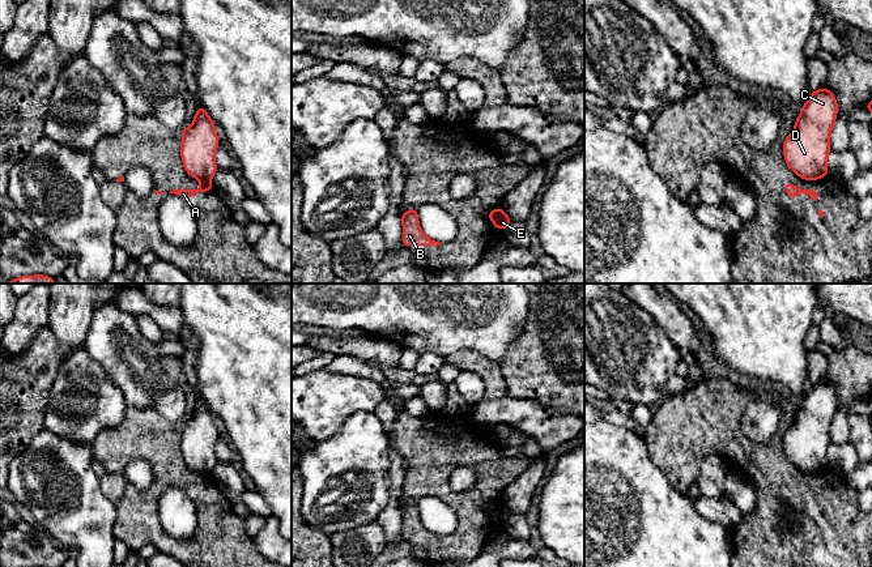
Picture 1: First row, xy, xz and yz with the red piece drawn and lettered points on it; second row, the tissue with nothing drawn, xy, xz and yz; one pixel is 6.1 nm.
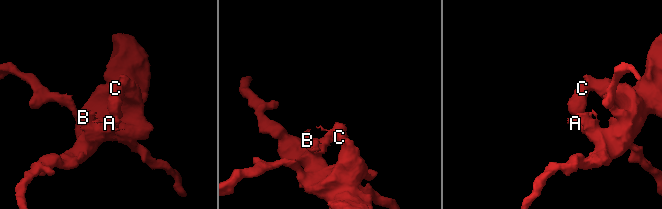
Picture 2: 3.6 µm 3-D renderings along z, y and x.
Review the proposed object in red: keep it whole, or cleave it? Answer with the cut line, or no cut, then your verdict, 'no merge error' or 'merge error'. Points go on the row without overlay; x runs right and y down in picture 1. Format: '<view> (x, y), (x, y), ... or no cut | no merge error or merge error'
xy (200, 472), (209, 474) | merge error

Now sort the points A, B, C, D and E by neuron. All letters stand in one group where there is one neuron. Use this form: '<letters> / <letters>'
A B / C D E

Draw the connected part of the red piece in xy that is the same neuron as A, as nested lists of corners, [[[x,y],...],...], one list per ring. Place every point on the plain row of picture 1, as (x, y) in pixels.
[[[200,473],[200,476],[203,478],[200,481],[197,481],[197,482],[173,482],[169,486],[175,486],[175,487],[179,487],[180,490],[183,490],[183,491],[187,491],[187,490],[195,489],[196,486],[209,485],[209,483],[213,482],[210,474]]]

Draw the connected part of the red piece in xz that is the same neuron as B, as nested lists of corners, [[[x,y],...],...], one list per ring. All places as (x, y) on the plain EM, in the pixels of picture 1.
[[[413,500],[409,504],[404,504],[401,507],[401,517],[403,517],[403,538],[409,540],[409,538],[439,538],[442,536],[431,533],[428,530],[418,515],[418,507],[417,507],[418,500]]]

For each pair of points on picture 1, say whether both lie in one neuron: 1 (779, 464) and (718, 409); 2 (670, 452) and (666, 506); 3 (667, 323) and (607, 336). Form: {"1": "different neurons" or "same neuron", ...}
{"1": "same neuron", "2": "different neurons", "3": "different neurons"}

